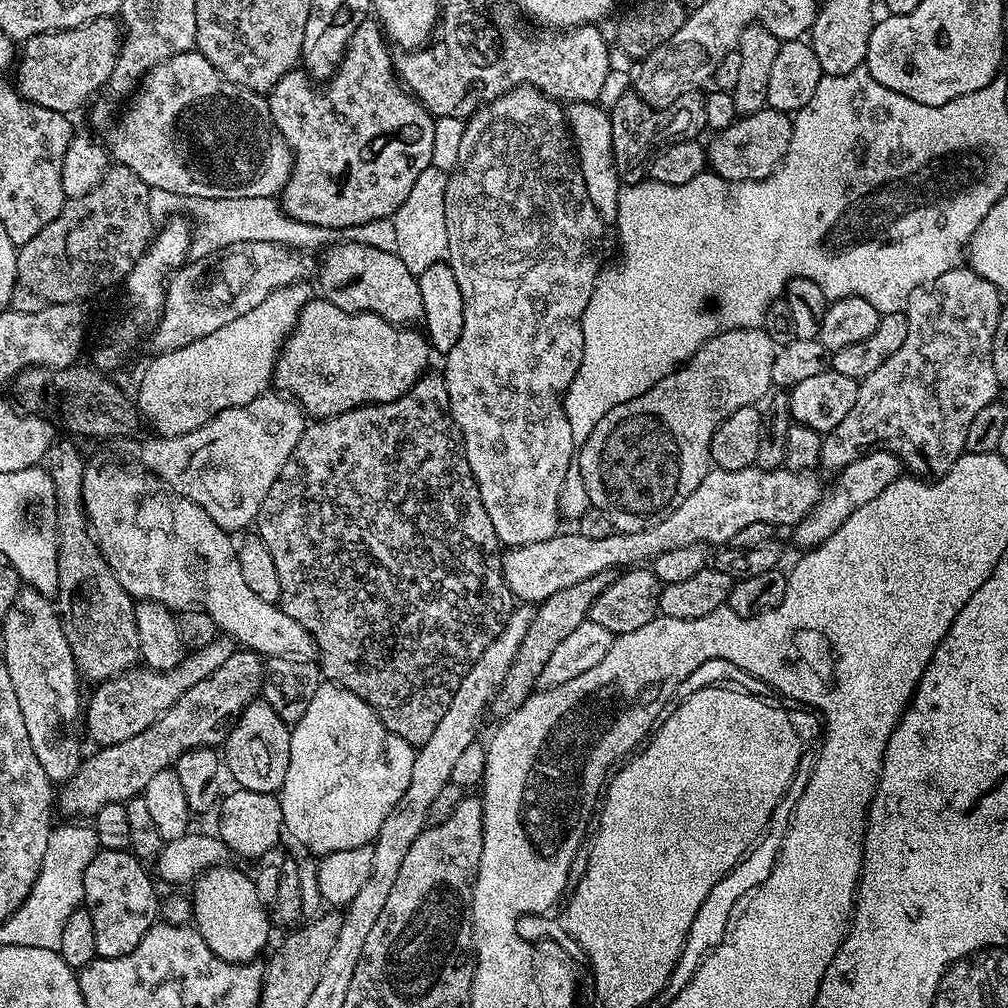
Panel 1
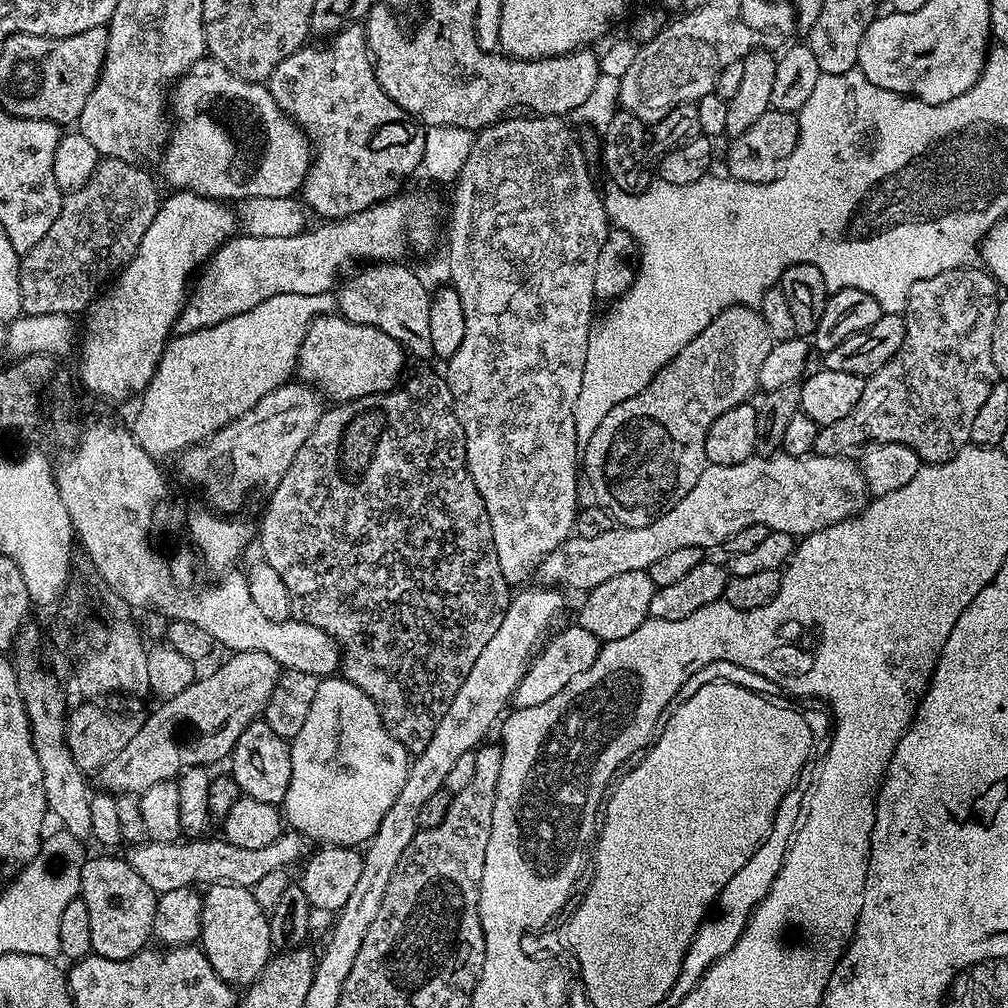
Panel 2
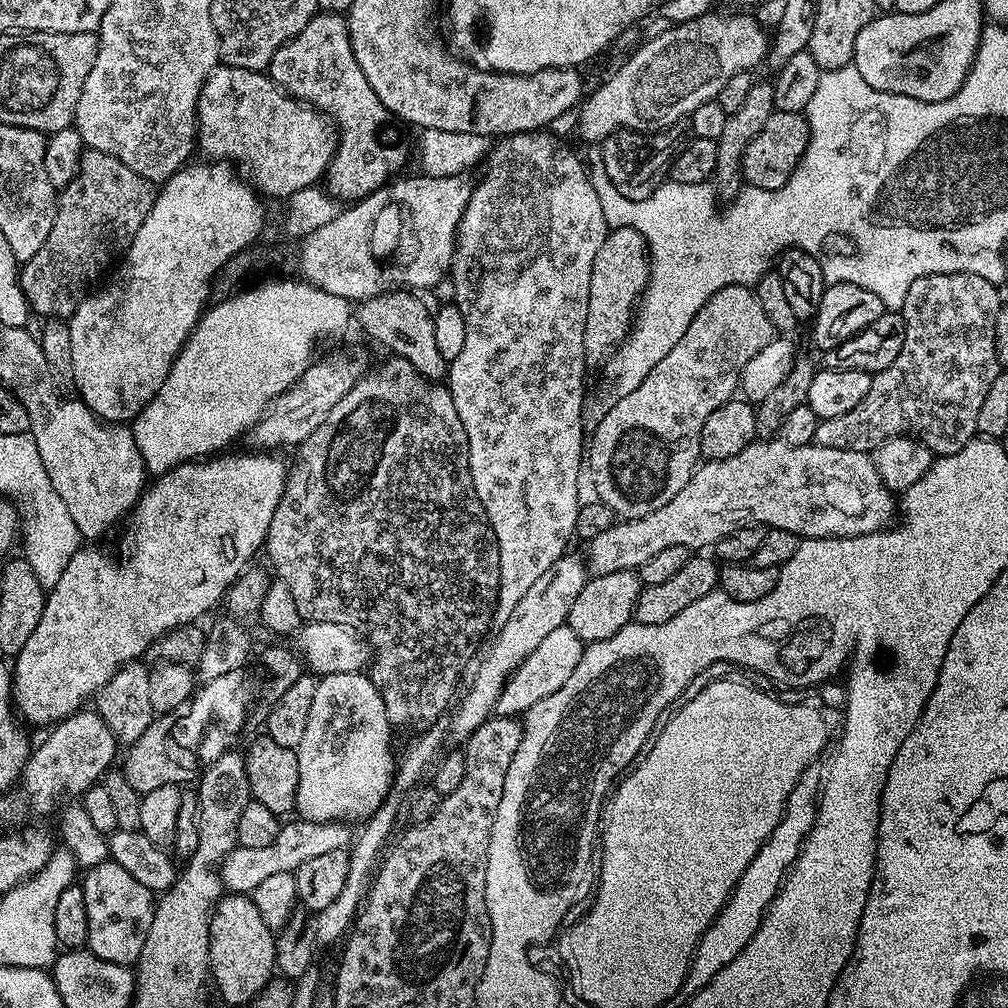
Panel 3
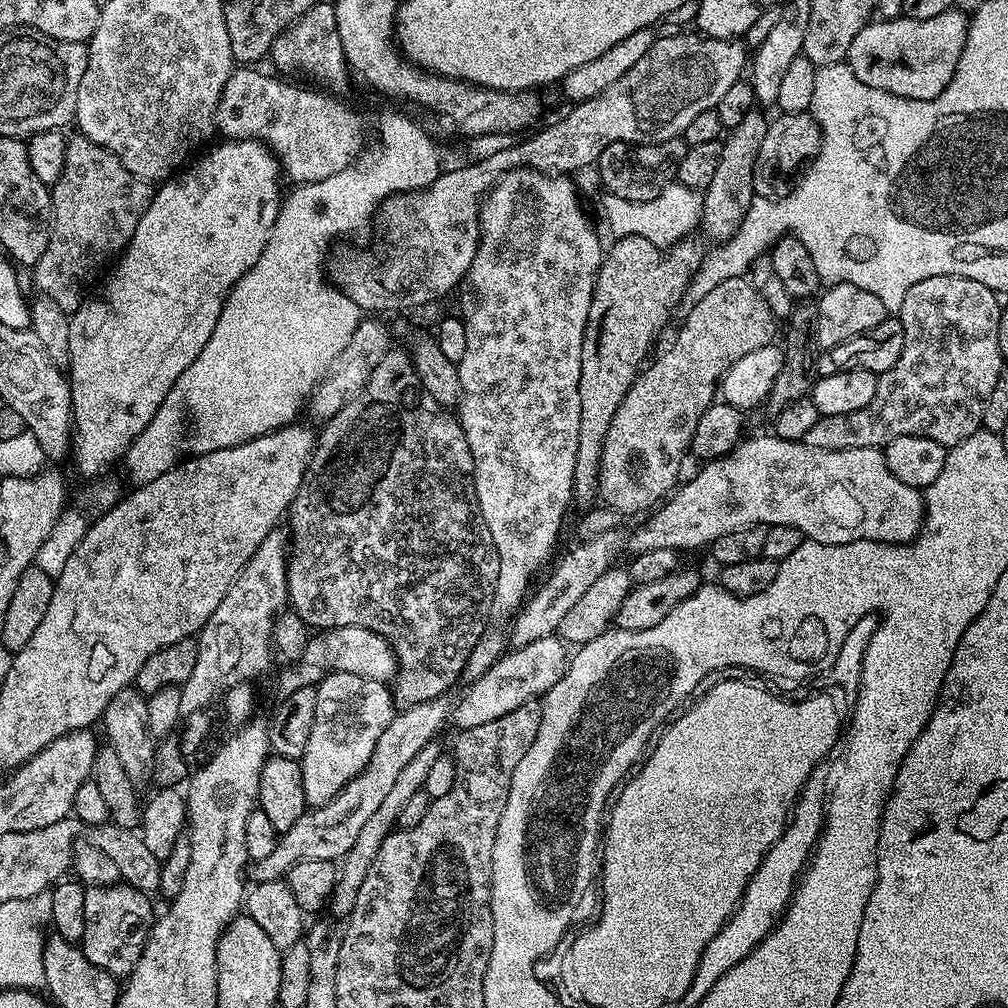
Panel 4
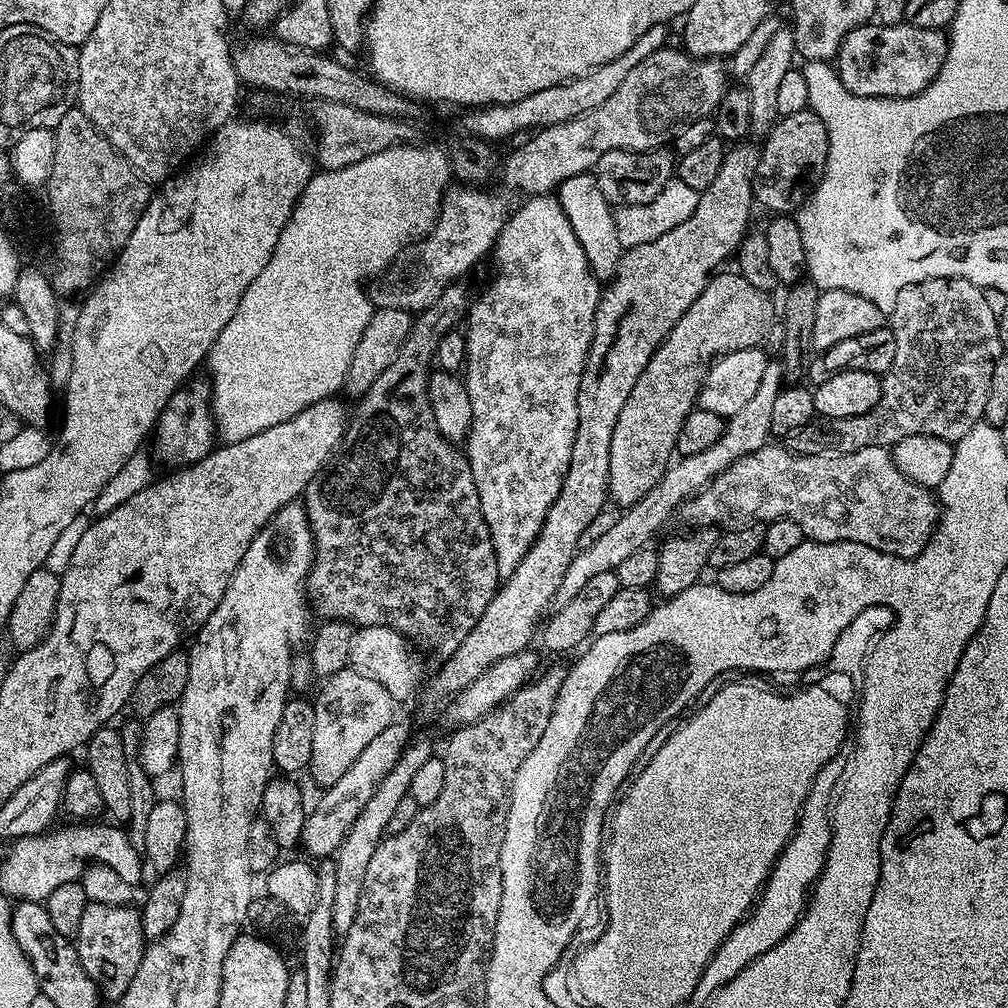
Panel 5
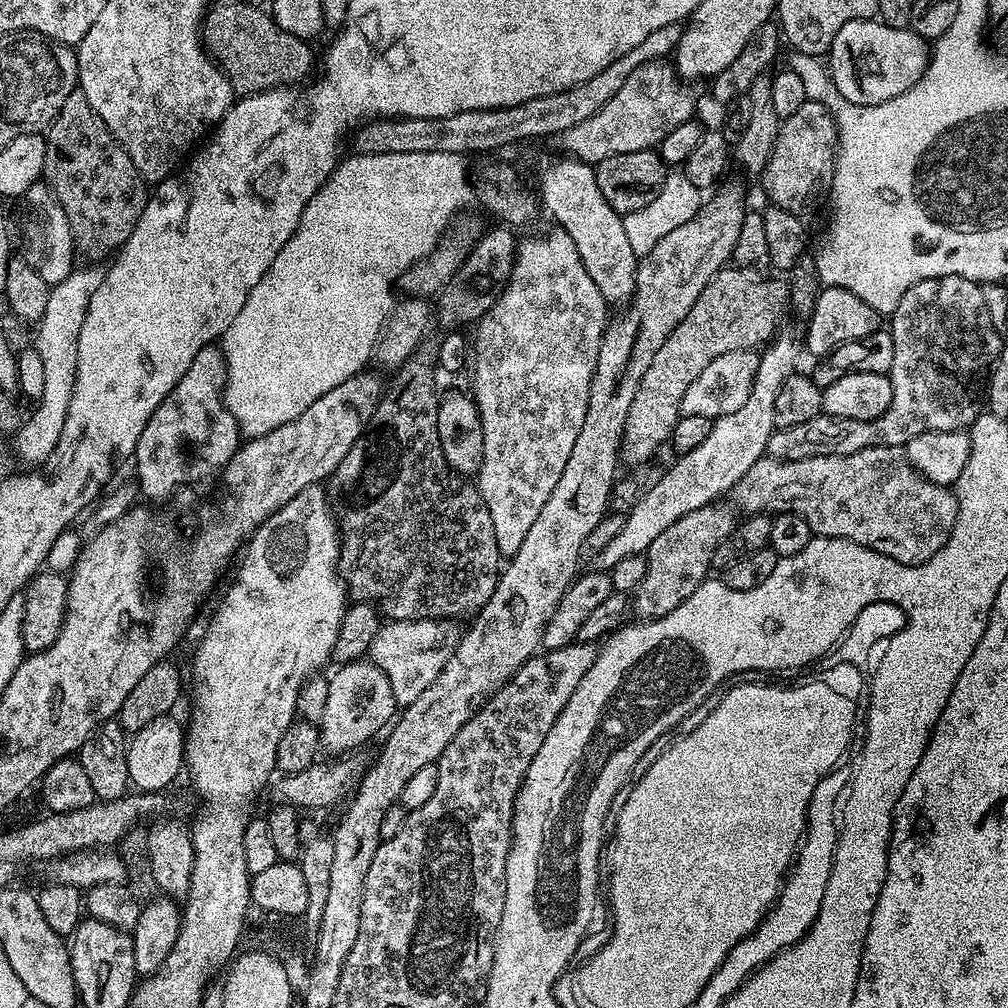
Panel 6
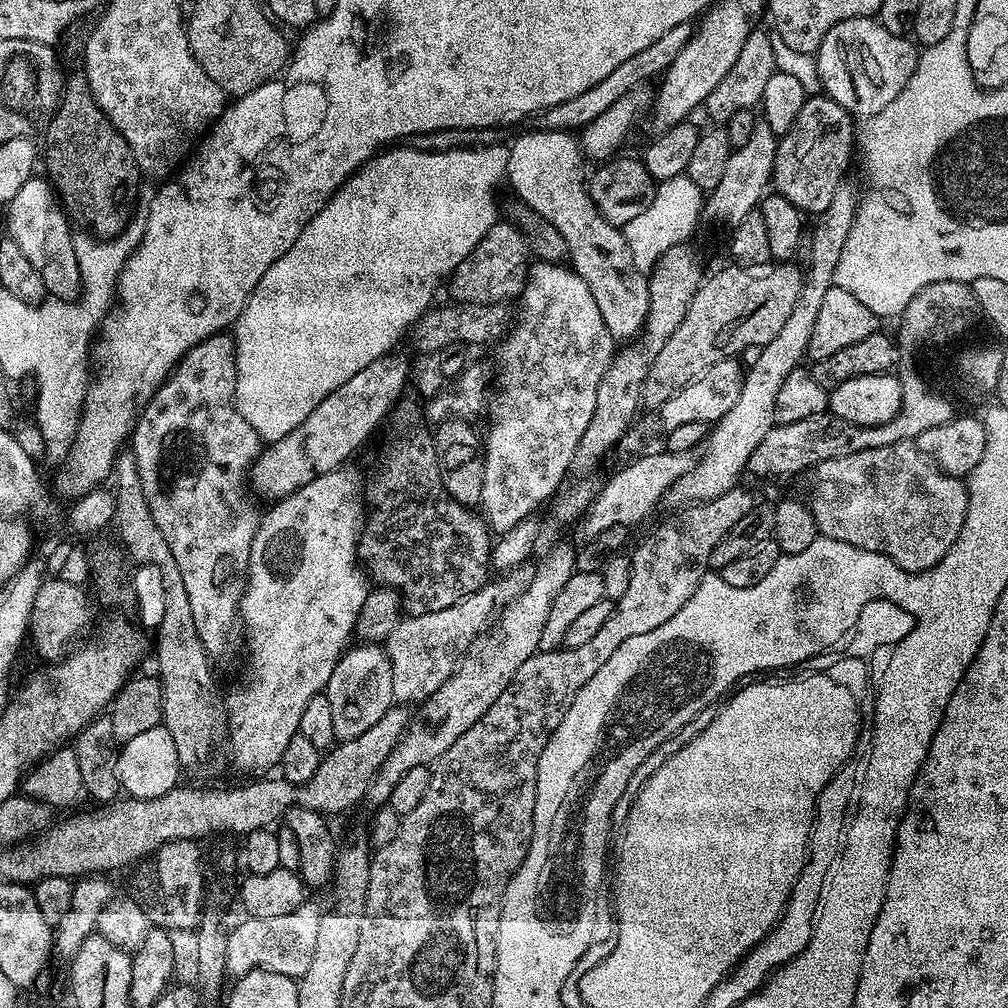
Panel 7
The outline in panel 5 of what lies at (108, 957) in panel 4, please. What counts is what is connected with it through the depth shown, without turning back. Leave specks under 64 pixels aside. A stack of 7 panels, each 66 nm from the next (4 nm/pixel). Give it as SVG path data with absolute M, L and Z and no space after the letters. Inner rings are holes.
M90 902L86 910L82 910L82 922L78 922L74 937L76 953L82 962L82 970L90 974L105 1001L115 1002L126 994L126 986L134 982L134 974L138 974L138 966L144 957L146 937L140 917L141 909L132 907L128 904Z

